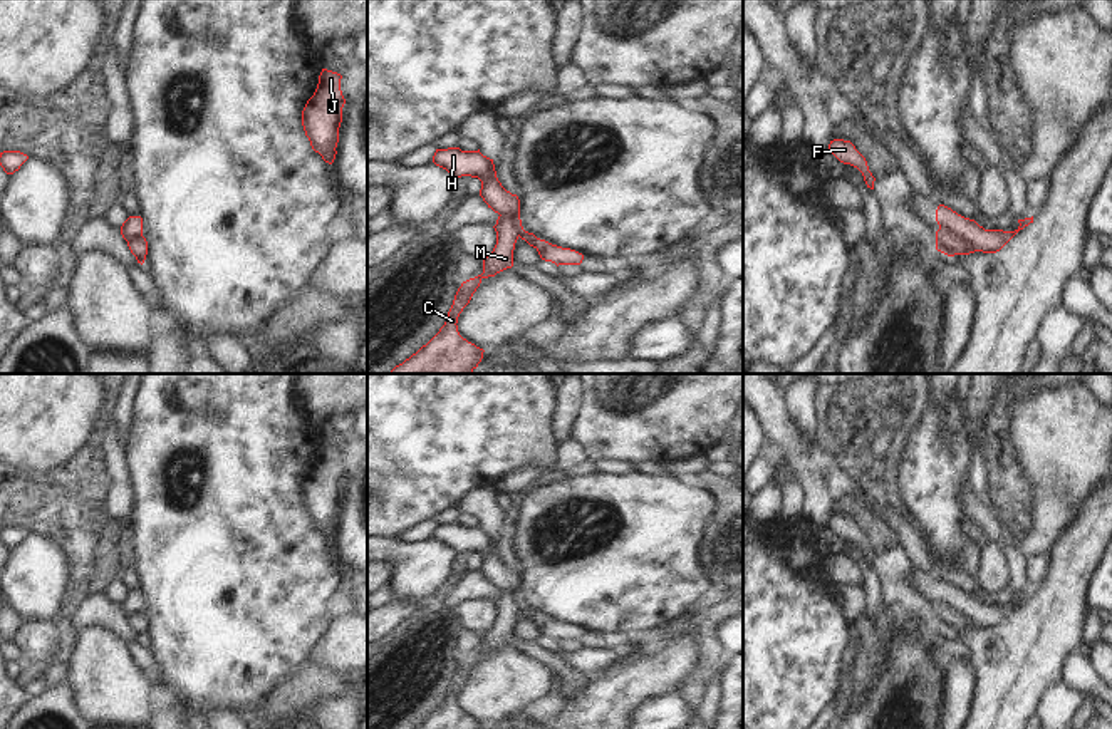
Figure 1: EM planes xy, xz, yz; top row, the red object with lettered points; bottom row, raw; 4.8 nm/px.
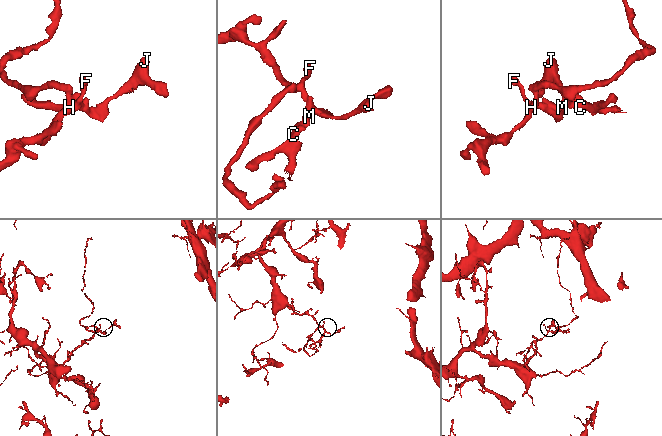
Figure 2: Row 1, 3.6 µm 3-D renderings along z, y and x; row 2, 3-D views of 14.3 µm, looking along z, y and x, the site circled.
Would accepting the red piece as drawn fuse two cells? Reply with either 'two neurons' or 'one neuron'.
two neurons

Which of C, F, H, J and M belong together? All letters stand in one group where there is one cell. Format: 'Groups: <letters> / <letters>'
Groups: C M / F H J.

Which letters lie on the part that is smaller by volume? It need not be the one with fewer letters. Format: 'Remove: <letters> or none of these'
Remove: C, M.

